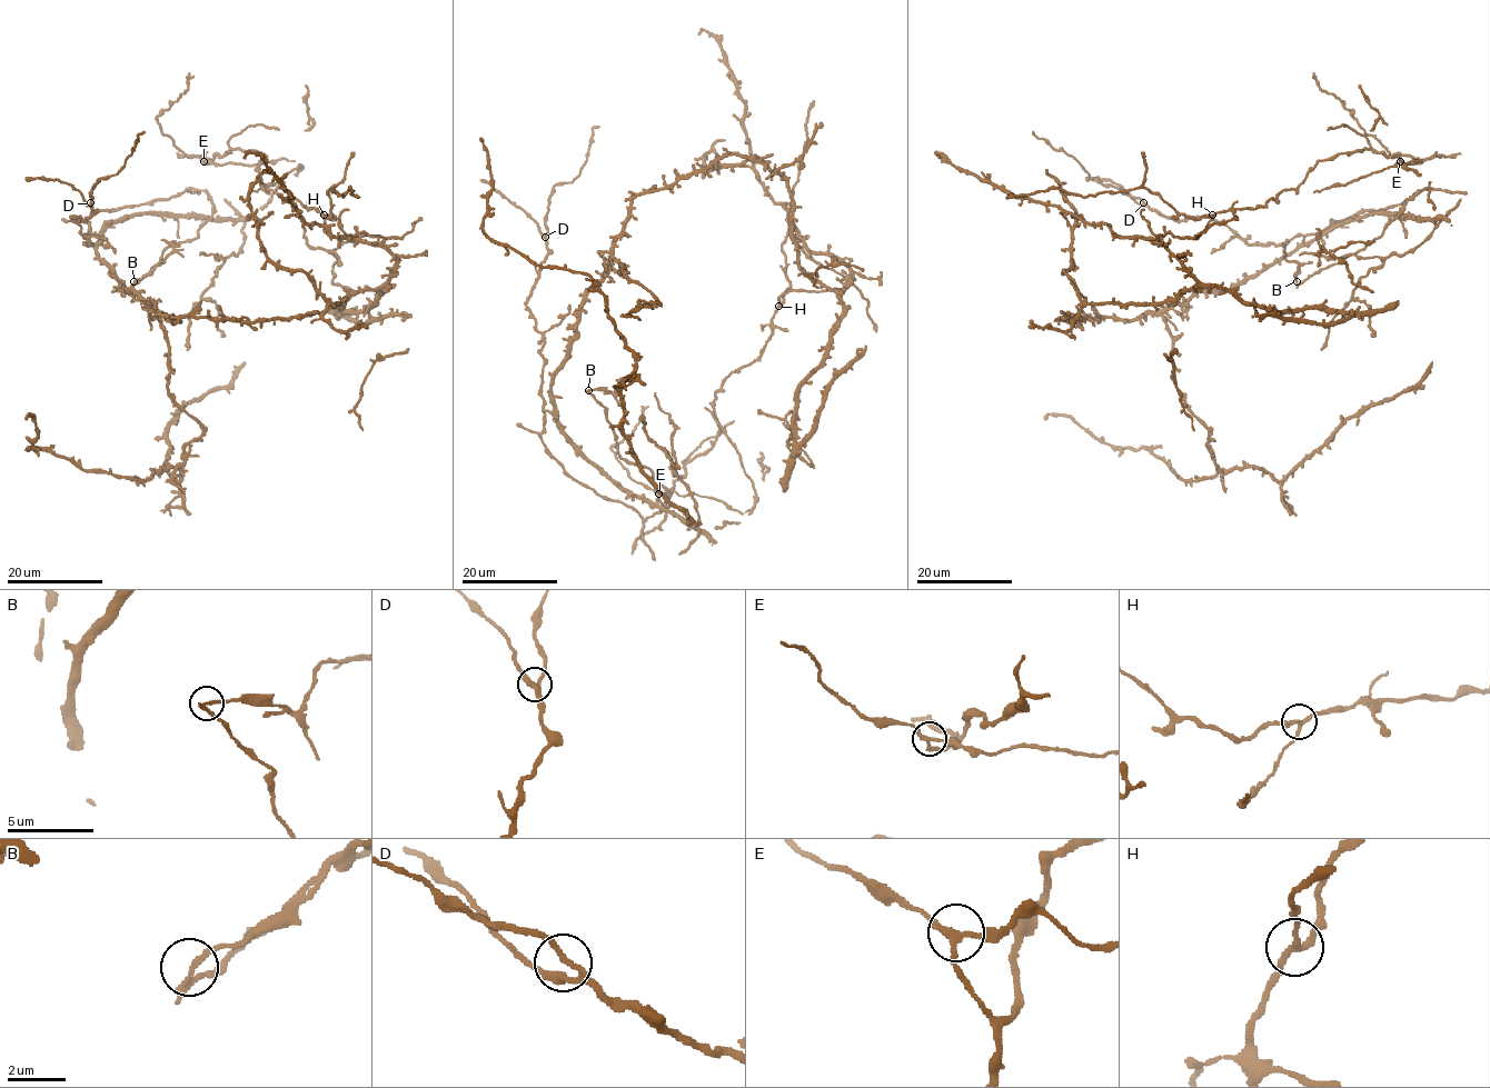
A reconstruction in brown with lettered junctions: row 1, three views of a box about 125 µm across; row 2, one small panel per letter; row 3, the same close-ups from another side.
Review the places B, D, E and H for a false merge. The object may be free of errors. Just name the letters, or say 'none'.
B

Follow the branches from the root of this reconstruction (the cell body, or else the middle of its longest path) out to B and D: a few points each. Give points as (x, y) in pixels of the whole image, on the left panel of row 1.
B: (334, 303), (254, 321), (169, 319), (125, 290), (86, 220), (191, 187), (208, 195), (212, 215), (133, 282)
D: (334, 303), (254, 321), (169, 319), (121, 287), (96, 233), (86, 245), (71, 217), (87, 218), (90, 202)

